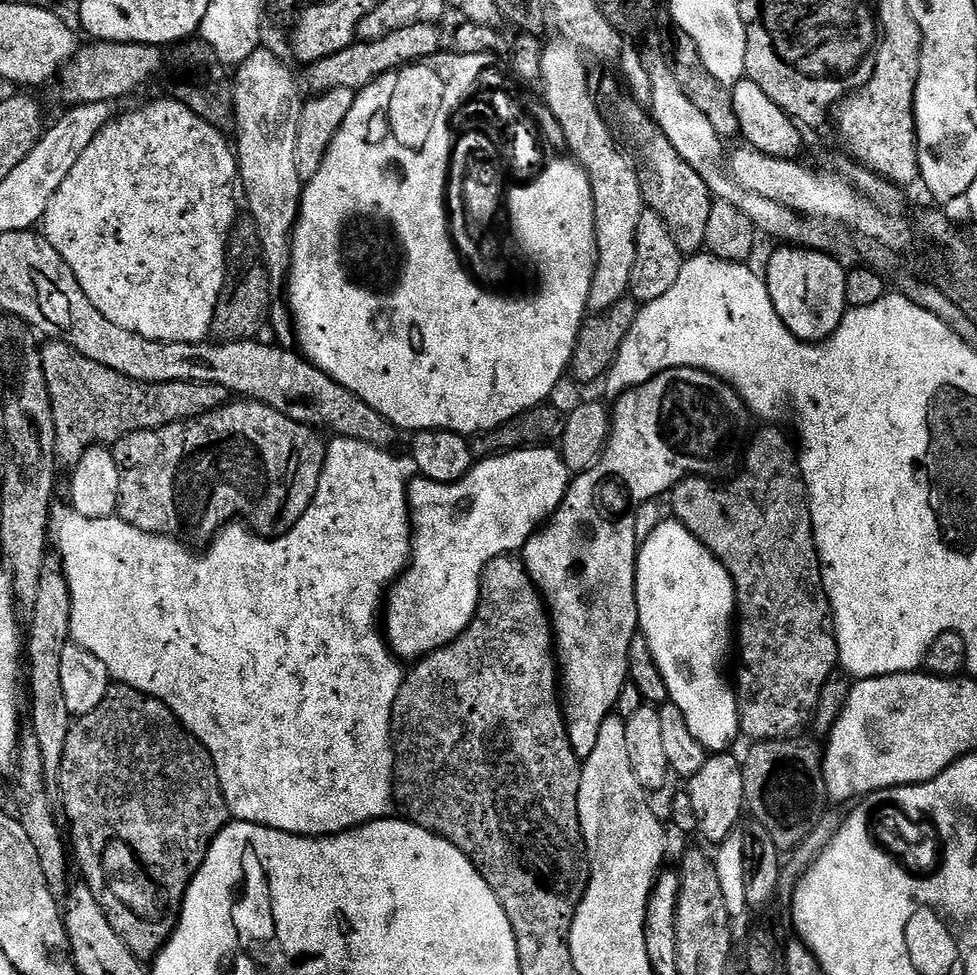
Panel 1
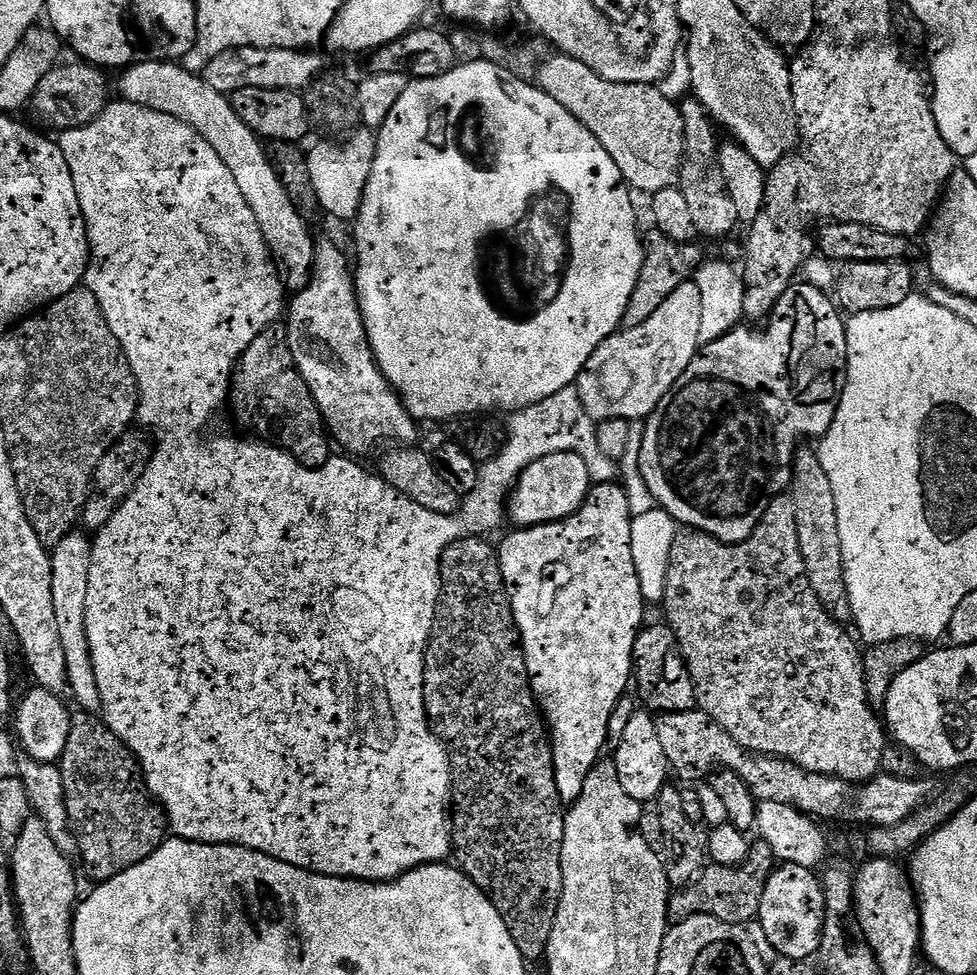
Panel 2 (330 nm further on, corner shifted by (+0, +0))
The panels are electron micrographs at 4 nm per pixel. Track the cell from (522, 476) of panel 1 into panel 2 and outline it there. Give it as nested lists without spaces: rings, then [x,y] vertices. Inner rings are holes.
[[[555,452],[549,456],[538,458],[520,475],[516,487],[510,493],[510,499],[506,505],[506,516],[512,520],[517,529],[533,528],[539,524],[553,524],[556,520],[564,520],[567,516],[573,516],[584,505],[584,499],[588,496],[589,488],[593,487],[592,472],[588,469],[589,461],[578,452]]]

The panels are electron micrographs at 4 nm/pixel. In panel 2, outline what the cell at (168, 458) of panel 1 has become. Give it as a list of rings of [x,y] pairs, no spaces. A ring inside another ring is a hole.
[[[283,323],[271,324],[240,356],[240,362],[232,373],[232,387],[230,389],[230,409],[236,415],[240,424],[248,428],[296,428],[296,448],[294,455],[298,463],[306,468],[320,468],[327,464],[333,455],[333,445],[330,443],[324,416],[318,410],[318,402],[314,402],[310,386],[296,369],[294,354],[288,345],[288,330]]]

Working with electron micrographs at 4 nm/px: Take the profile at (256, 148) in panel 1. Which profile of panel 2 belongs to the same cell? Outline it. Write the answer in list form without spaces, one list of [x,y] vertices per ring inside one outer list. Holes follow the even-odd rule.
[[[322,238],[316,240],[316,264],[312,267],[312,277],[301,292],[291,297],[286,308],[286,327],[288,345],[294,354],[296,369],[310,386],[314,402],[318,402],[318,410],[324,416],[329,437],[348,451],[345,453],[364,458],[360,456],[374,451],[379,444],[395,442],[400,446],[408,446],[415,441],[412,439],[416,436],[418,421],[408,413],[400,395],[392,389],[390,382],[376,365],[376,356],[364,329],[364,315],[360,313],[356,277],[349,253],[347,256],[334,241]]]

